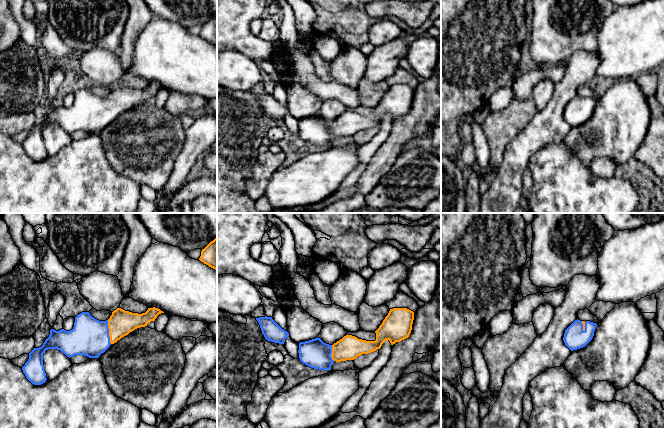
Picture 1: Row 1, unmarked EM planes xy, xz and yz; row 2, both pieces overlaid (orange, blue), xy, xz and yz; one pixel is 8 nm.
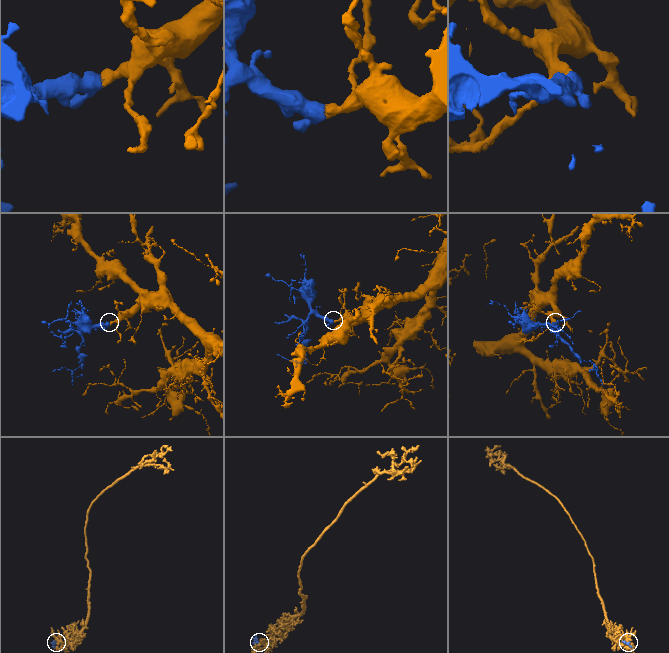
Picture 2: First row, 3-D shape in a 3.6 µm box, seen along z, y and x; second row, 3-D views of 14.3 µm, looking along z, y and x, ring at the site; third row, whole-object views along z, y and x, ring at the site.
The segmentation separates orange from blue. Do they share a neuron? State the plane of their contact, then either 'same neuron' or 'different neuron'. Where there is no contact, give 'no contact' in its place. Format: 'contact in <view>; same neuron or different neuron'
contact in xy; same neuron

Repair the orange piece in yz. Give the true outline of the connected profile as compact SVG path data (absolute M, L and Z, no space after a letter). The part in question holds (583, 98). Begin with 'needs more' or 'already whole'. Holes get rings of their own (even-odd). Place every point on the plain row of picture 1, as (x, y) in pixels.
needs more; M577 95L565 106L563 117L571 127L583 124L592 116L596 103L596 99Z

